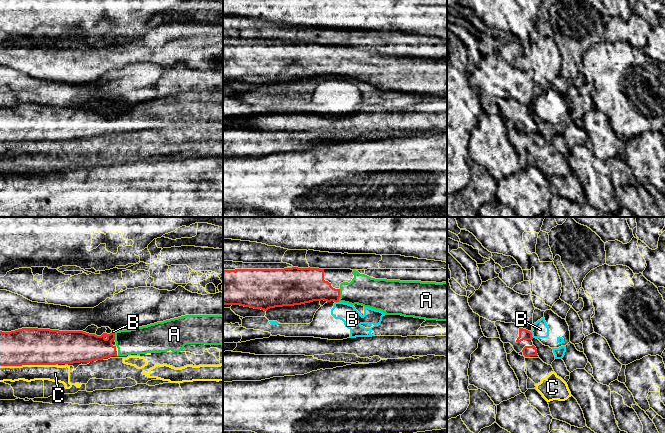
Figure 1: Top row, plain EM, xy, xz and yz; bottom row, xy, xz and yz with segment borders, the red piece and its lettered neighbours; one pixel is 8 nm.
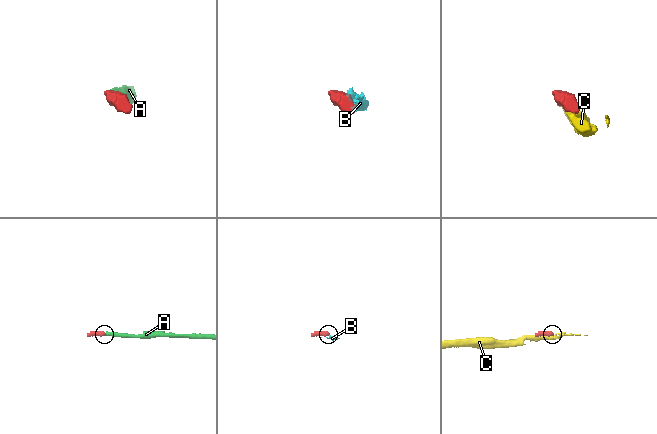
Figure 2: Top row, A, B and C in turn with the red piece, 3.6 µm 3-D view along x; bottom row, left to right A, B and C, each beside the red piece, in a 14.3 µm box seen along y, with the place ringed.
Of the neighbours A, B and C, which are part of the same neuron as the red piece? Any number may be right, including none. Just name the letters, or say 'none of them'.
A

